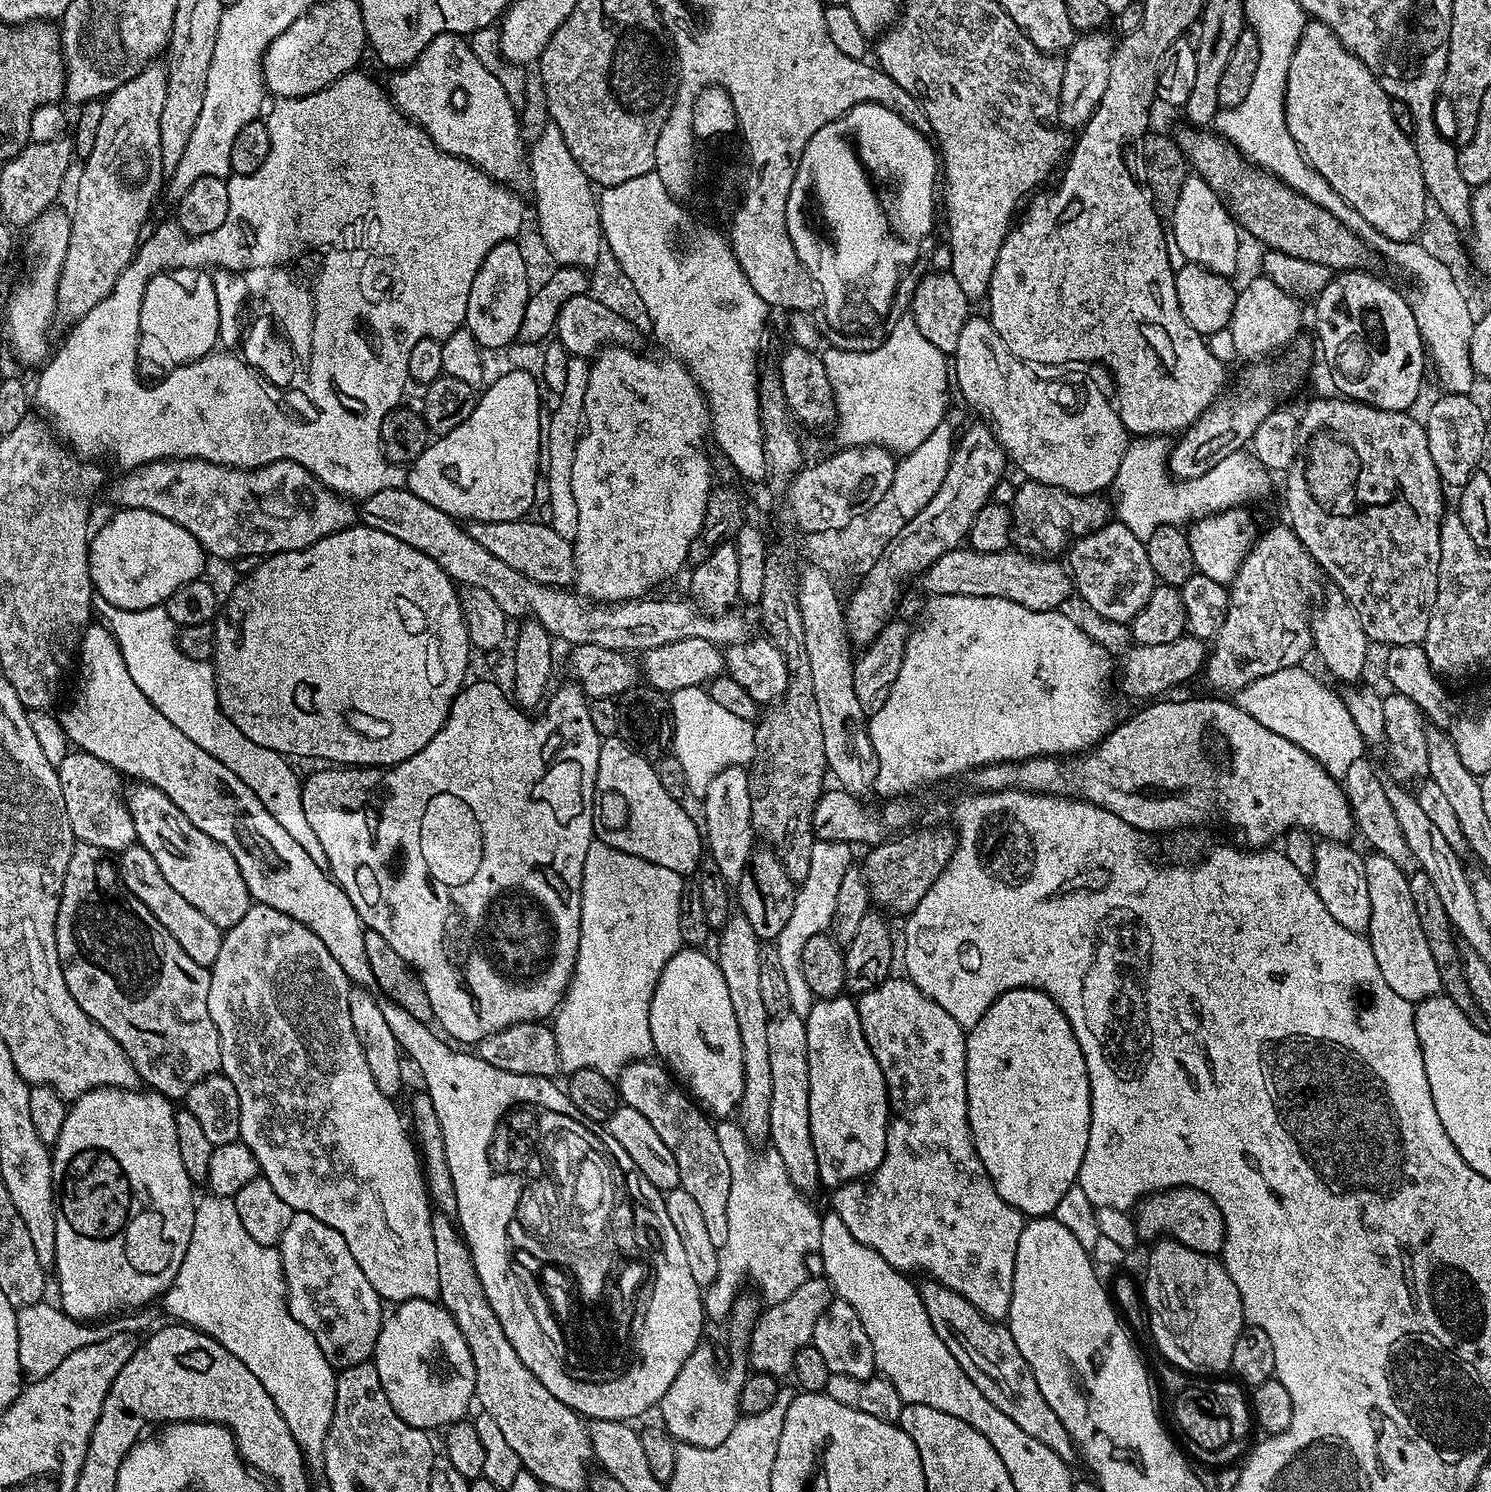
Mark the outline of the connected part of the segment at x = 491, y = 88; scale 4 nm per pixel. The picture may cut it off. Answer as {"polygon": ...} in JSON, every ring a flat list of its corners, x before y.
{"polygon":[[449,30,438,34,418,54,414,63,393,71,386,83,386,91,393,104,413,120,427,136,434,141,446,154,462,156,476,168,480,168,492,179,501,182,512,182,520,176,520,171,526,168,526,140,520,137,520,120,516,117,517,105,508,97,508,92,502,86,494,72,480,61,476,49,467,39,455,36,455,31]]}

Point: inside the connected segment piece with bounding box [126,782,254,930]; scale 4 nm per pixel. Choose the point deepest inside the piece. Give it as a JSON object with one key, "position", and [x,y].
{"position":[203,871]}

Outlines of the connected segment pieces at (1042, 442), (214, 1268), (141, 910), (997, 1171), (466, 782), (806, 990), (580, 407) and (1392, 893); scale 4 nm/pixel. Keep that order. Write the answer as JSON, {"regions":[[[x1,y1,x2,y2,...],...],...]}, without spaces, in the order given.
{"regions":[[[969,315,958,334,958,346,954,353,954,375,962,392,964,404,981,412,983,419,994,429,998,442,1008,453,1009,461,1017,464,1029,480,1058,486,1076,495,1103,493,1111,489,1112,480,1118,474,1122,454,1126,454,1130,443,1130,433,1124,429,1117,405,1088,376,1076,376,1069,382,1068,400,1060,388,1051,388,1044,380,1035,376,1035,371,1020,360,1002,342,998,330,994,330,987,315]],[[211,1194,205,1196,205,1200,201,1199,196,1206,194,1230,190,1234,190,1246,186,1246,186,1258,182,1258,182,1266,178,1266,178,1274,174,1278,174,1282,164,1293,162,1305,165,1311,172,1316,173,1321,186,1324,190,1328,197,1328,199,1332,206,1333,207,1336,214,1338,222,1346,226,1346,226,1350,230,1350,230,1354,234,1354,234,1358,238,1358,238,1362,242,1362,242,1366,246,1366,246,1370,250,1370,250,1374,254,1374,254,1378,258,1378,258,1382,262,1382,262,1386,266,1386,266,1394,270,1394,270,1398,274,1398,274,1406,278,1406,286,1426,290,1426,290,1430,294,1434,294,1442,298,1442,298,1446,304,1451,309,1469,316,1474,323,1473,324,1443,326,1442,326,1434,330,1430,330,1422,334,1418,337,1369,326,1358,326,1354,322,1354,322,1346,318,1346,318,1342,314,1342,314,1334,310,1334,310,1330,306,1330,306,1326,299,1324,290,1314,288,1287,284,1281,284,1267,280,1261,279,1251,267,1244,254,1242,254,1238,250,1238,250,1234,246,1234,246,1226,242,1226,242,1218,238,1218,238,1210,233,1197,213,1196]],[[79,842,72,845,70,866,66,866,66,878,58,906,56,945,58,946,62,974,66,978,66,986,70,986,70,994,74,994,74,1002,78,1002,78,1006,82,1006,82,1010,86,1010,86,1014,90,1014,90,1018,94,1022,98,1022,98,1026,102,1026,102,1030,109,1032,114,1038,114,1042,118,1042,118,1046,122,1046,122,1050,130,1058,130,1062,139,1074,141,1081,151,1091,161,1092,169,1100,176,1102,179,1101,179,1096,180,1099,187,1097,192,1085,197,1084,199,1080,207,1076,217,1075,220,1072,220,1063,222,1062,220,1035,214,1026,214,1018,210,1018,210,1006,206,1006,206,998,210,994,211,971,203,968,198,962,194,962,194,958,190,958,190,954,186,954,186,950,182,950,182,946,178,946,178,942,174,942,170,930,166,930,166,926,162,926,162,922,158,922,158,918,154,918,154,914,150,914,150,910,146,910,146,906,142,906,142,902,138,902,138,898,134,898,134,894,130,894,130,890,120,878,113,857,103,848]],[[1014,988,1002,993,993,1004,978,1018,975,1026,966,1032,966,1098,968,1099,968,1121,974,1138,974,1146,978,1150,978,1158,982,1158,982,1166,986,1166,986,1174,990,1174,990,1182,994,1182,994,1190,1009,1204,1014,1206,1028,1218,1052,1216,1058,1202,1070,1186,1080,1178,1082,1154,1086,1154,1086,1142,1090,1142,1090,1082,1086,1070,1086,1058,1082,1054,1082,1046,1078,1046,1078,1038,1074,1038,1074,1030,1062,1014,1062,1010,1042,990,1037,988]],[[476,680,473,684,472,681,465,683,460,693,454,698,452,708,448,711,448,717,442,726,442,730,438,730,438,734,434,734,434,738,430,738,430,742,426,742,426,746,418,754,406,758,401,764,385,767,383,771,376,766,324,766,321,767,324,768,321,772,314,773,309,780,305,779,300,785,300,789,302,790,302,810,306,810,306,819,310,821,310,826,314,826,314,834,318,834,318,842,322,842,322,850,326,850,328,868,330,869,332,879,342,886,342,890,346,890,350,902,354,902,354,910,358,910,360,921,364,923,365,929,382,934,382,938,386,938,386,942,390,942,390,946,394,946,394,950,398,955,411,968,415,968,416,975,420,977,422,986,426,986,426,995,430,998,430,1006,432,1007,432,1015,435,1023,440,1023,445,1028,443,1031,453,1041,461,1040,461,1042,456,1042,464,1046,479,1045,480,1041,485,1040,490,1034,494,1034,498,1030,506,1030,506,1026,510,1026,511,1024,547,1021,555,1013,556,1009,559,1008,560,1002,564,998,564,993,568,991,568,984,572,980,572,974,576,971,576,955,578,954,578,942,580,941,582,870,586,862,586,850,590,850,590,846,594,842,596,775,598,774,598,754,600,753,600,741,602,738,598,734,598,730,594,730,594,721,590,719,590,710,588,709,590,700,584,689,580,687,579,683,567,683,562,685,557,692,555,689,547,697,546,709,548,708,548,716,540,716,537,720,531,720,528,717,531,715,527,711,517,707,510,699,509,693,507,691,504,693,494,681]],[[816,840,810,854,810,870,806,870,806,878,802,886,796,889,794,910,790,914,790,922,782,926,774,941,774,955,782,966,782,974,786,978,790,990,790,1010,794,1014,806,1017,810,1014,814,997,810,986,806,986,806,978,802,978,802,949,806,942,815,935,827,933,832,926,834,918,834,905,832,905,832,848,836,842,829,840]],[[569,357,566,370,565,389,558,394,556,408,550,412,548,442,544,445,544,479,548,492,547,523,562,538,575,541,578,534,578,502,574,502,574,490,570,486,571,471,574,464,574,454,577,452,577,442,580,440,580,430,583,427,586,386,589,385,589,370,591,365,585,357]],[[1377,851,1363,859,1370,892,1370,922,1366,935,1374,950,1374,959,1378,961,1378,970,1382,970,1382,978,1386,978,1394,994,1403,1000,1419,1002,1437,995,1441,991,1438,966,1434,966,1434,954,1430,954,1422,922,1418,922,1418,910,1410,894,1409,873]]]}

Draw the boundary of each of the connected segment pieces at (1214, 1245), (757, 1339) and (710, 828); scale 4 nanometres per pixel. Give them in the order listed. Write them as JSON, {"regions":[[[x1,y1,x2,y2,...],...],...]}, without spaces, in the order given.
{"regions":[[[1168,1186,1163,1190,1153,1191,1140,1200,1134,1219,1137,1233,1143,1239,1145,1236,1148,1242,1157,1238,1171,1238,1182,1246,1190,1246,1190,1250,1198,1250,1207,1256,1219,1253,1224,1247,1226,1226,1222,1210,1218,1210,1216,1203,1197,1188]],[[812,1274,807,1280,790,1294,790,1298,782,1298,782,1302,768,1304,767,1307,757,1315,756,1324,752,1327,752,1335,748,1337,746,1345,746,1357,752,1363,752,1372,770,1374,777,1378,793,1371,798,1350,809,1347,812,1343,814,1326,818,1318,830,1306,834,1299,832,1287,823,1275]],[[743,767,727,768,717,774,702,797,704,820,702,832,706,837,706,848,710,857,718,864,729,885,739,885,742,874,748,865,748,859,754,851,754,833,750,814,750,790,748,772]]]}

